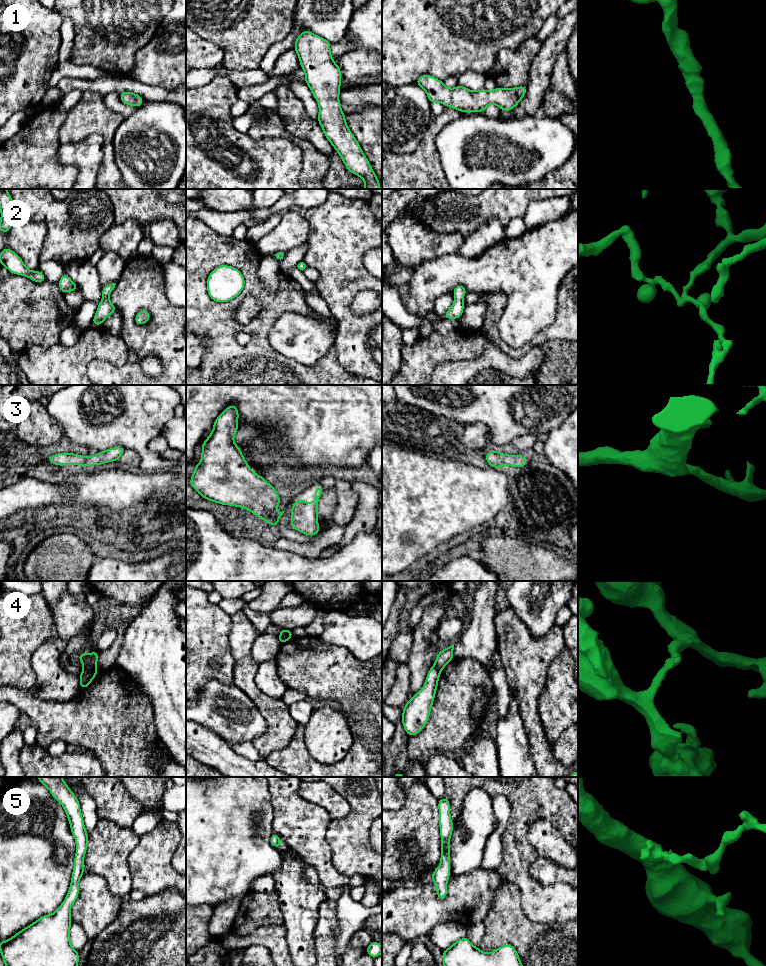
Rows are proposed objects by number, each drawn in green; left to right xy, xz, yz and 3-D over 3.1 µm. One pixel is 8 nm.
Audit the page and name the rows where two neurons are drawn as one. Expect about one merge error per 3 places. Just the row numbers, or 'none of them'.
4

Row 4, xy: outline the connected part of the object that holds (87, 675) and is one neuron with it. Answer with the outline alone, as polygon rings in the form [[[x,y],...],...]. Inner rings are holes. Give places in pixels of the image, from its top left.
[[[96,668],[83,669],[79,676],[80,679],[80,689],[85,689],[88,687],[89,683],[93,681],[94,677],[97,675],[98,670]]]

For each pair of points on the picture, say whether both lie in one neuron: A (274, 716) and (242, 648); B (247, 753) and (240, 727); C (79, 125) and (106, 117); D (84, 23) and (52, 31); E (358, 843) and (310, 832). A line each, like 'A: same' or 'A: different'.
A: same
B: different
C: same
D: different
E: different

